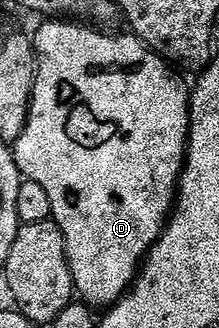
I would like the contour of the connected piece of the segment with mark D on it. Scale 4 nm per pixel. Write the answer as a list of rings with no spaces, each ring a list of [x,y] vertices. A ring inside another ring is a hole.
[[[44,20],[41,21],[41,26],[37,28],[36,34],[34,33],[34,45],[36,47],[36,83],[34,84],[34,92],[32,93],[32,103],[30,104],[30,112],[28,113],[28,123],[26,128],[22,132],[22,136],[18,140],[18,165],[20,167],[21,175],[26,176],[27,181],[33,182],[34,184],[42,184],[42,188],[46,188],[46,196],[50,196],[50,204],[52,205],[52,216],[51,221],[56,223],[56,226],[62,232],[64,237],[64,247],[68,253],[68,267],[72,273],[72,284],[75,293],[79,295],[81,299],[89,307],[97,308],[96,306],[104,306],[103,308],[111,308],[128,293],[131,285],[136,280],[137,274],[142,269],[142,263],[148,256],[149,250],[152,249],[152,245],[160,239],[161,234],[164,232],[164,227],[167,226],[169,217],[174,209],[174,203],[178,193],[178,183],[180,181],[181,174],[184,173],[186,165],[186,155],[188,153],[188,112],[190,109],[190,90],[186,85],[183,86],[180,83],[180,78],[175,74],[177,71],[173,69],[171,65],[165,59],[161,58],[160,55],[156,54],[141,38],[136,37],[131,32],[125,32],[125,34],[112,34],[116,32],[105,32],[103,29],[97,28],[92,24],[85,24],[79,20]]]

